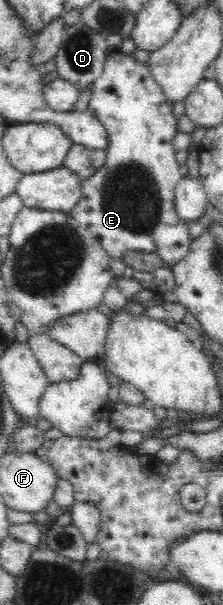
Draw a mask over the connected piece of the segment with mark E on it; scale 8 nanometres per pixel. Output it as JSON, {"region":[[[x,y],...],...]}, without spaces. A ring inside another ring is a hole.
{"region":[[[111,50],[107,55],[106,60],[104,62],[102,74],[93,80],[93,89],[90,100],[87,104],[87,109],[94,115],[98,122],[105,128],[107,134],[107,144],[106,146],[106,160],[102,167],[96,169],[96,172],[90,176],[90,178],[84,178],[81,180],[81,198],[78,200],[78,203],[74,205],[72,210],[68,213],[74,221],[82,226],[82,228],[88,230],[88,233],[97,239],[97,241],[102,245],[102,248],[107,252],[107,255],[110,259],[110,270],[112,271],[113,278],[135,278],[140,281],[140,285],[142,289],[148,289],[152,291],[153,294],[161,297],[163,293],[167,291],[174,291],[176,286],[176,282],[174,280],[173,274],[168,267],[162,267],[152,271],[141,271],[136,270],[133,267],[130,267],[126,261],[124,261],[124,256],[128,254],[128,252],[154,252],[164,260],[164,262],[168,262],[169,266],[172,266],[174,263],[177,263],[179,260],[182,260],[190,252],[190,245],[192,240],[188,237],[190,234],[188,233],[187,222],[180,219],[180,216],[177,214],[175,207],[175,196],[174,190],[178,185],[178,182],[183,178],[182,174],[179,172],[178,160],[176,160],[177,148],[174,147],[174,138],[177,136],[177,120],[176,115],[174,115],[174,103],[170,102],[170,99],[166,98],[164,95],[164,91],[162,91],[162,87],[158,85],[156,79],[154,79],[154,75],[152,75],[152,71],[150,71],[150,67],[147,63],[143,63],[138,61],[133,54],[124,53],[121,50]]]}

